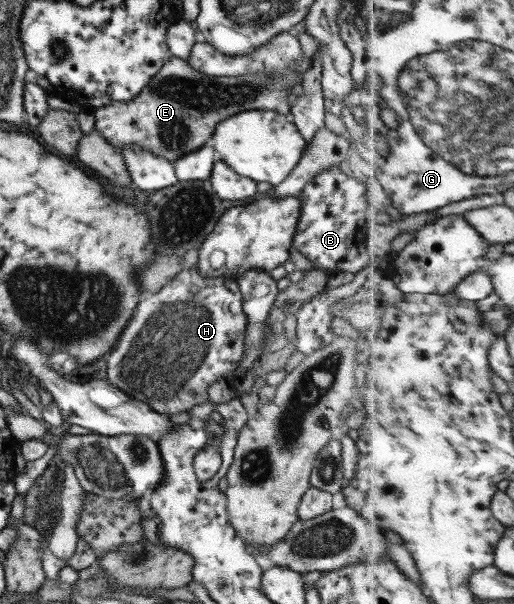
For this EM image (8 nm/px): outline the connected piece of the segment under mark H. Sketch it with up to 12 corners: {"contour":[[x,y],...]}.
{"contour":[[180,270],[142,297],[107,381],[164,417],[245,351],[235,280]]}

